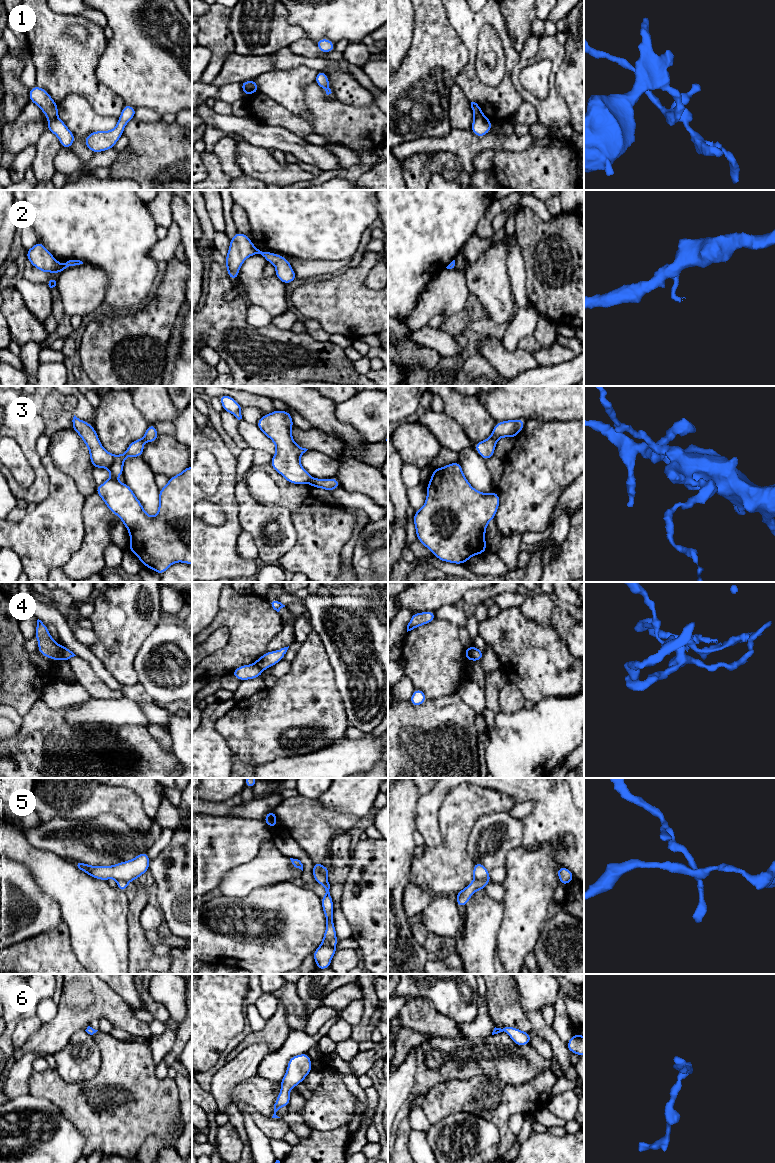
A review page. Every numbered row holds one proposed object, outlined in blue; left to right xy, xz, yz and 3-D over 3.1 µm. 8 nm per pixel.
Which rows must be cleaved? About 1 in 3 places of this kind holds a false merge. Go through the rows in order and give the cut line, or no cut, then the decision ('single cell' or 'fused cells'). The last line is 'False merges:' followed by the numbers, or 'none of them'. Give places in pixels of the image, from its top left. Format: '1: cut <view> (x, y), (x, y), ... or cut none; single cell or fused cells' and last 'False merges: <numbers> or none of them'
1: cut yz (482, 114), (474, 118); fused cells
2: cut none; single cell
3: cut none; single cell
4: cut xy (63, 646), (60, 659); fused cells
5: cut yz (488, 876), (484, 879), (474, 879); fused cells
6: cut none; single cell
False merges: 1, 4, 5

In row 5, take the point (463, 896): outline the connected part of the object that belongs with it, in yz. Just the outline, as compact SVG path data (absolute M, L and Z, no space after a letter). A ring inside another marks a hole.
M488 877L485 880L473 880L463 890L456 893L456 903L459 907L465 907L471 896L478 890L485 889L486 885L491 882L491 878Z

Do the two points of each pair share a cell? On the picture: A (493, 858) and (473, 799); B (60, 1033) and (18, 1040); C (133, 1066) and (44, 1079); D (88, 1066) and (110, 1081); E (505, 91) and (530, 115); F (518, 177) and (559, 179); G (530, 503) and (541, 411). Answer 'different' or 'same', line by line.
A: different
B: different
C: same
D: different
E: different
F: same
G: different

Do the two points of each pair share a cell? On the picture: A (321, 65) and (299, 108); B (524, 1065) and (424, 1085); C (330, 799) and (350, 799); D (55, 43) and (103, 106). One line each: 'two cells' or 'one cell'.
A: two cells
B: one cell
C: one cell
D: one cell

